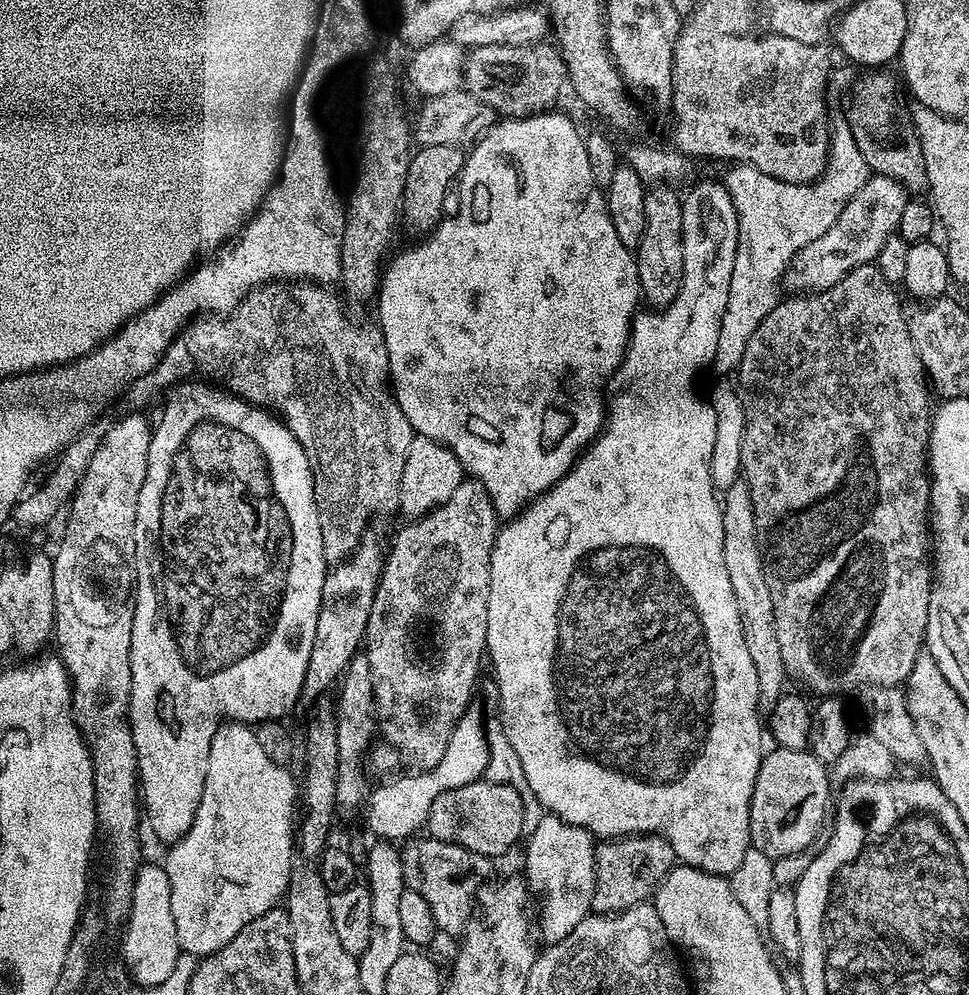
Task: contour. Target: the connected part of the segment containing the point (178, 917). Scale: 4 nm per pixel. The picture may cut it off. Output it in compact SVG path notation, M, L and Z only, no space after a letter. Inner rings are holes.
M225 722L211 733L207 741L210 746L210 758L206 766L206 786L202 790L200 805L196 811L194 822L190 830L183 838L177 840L175 844L167 849L168 857L162 860L162 865L170 882L170 909L174 916L174 924L177 930L177 942L181 953L187 954L193 958L203 958L209 956L212 952L222 950L226 942L230 942L239 934L243 928L250 926L254 918L262 918L270 909L277 907L285 899L288 891L288 879L292 873L294 857L292 857L292 848L294 852L294 820L292 824L292 807L298 804L298 784L292 781L292 776L288 773L289 769L283 764L270 762L266 758L262 746L258 746L258 738L255 731L247 723Z

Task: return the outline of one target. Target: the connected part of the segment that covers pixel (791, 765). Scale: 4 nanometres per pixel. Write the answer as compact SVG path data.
M779 746L760 761L758 776L750 802L751 847L766 854L772 861L786 854L796 854L810 842L826 823L830 812L828 784L830 772L826 764L808 750L799 752Z

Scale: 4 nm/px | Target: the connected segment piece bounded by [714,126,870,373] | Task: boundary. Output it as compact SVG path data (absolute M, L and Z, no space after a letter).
M846 126L841 127L841 132L833 133L829 141L827 166L819 179L811 184L790 184L749 164L728 169L724 186L731 196L736 252L714 368L720 372L735 373L750 336L780 301L776 283L781 280L788 264L791 265L796 255L810 242L822 238L834 226L846 204L869 180L870 169L862 158L862 150L858 150L858 142L854 142L854 134Z

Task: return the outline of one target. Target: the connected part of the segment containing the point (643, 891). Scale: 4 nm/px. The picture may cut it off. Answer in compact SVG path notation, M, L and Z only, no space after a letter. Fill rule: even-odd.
M633 834L599 841L593 849L595 866L592 912L613 915L647 901L675 867L673 847L667 839L655 834Z

